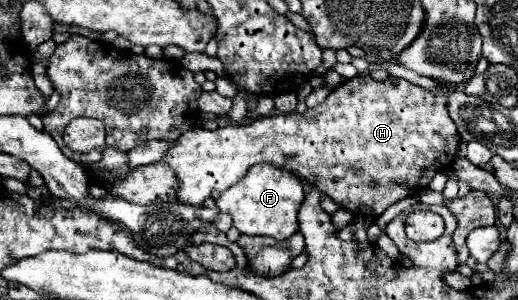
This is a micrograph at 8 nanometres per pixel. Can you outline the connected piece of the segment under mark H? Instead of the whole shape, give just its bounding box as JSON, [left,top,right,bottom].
[164,73,460,219]

